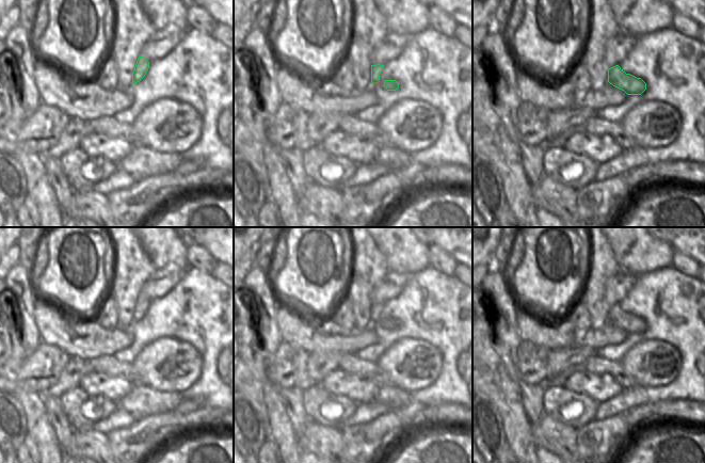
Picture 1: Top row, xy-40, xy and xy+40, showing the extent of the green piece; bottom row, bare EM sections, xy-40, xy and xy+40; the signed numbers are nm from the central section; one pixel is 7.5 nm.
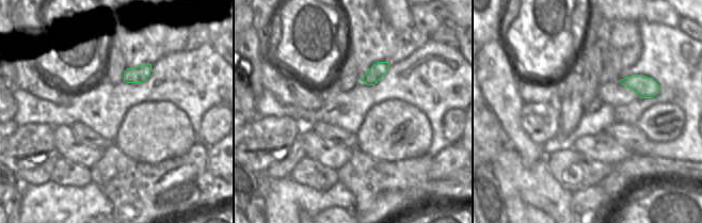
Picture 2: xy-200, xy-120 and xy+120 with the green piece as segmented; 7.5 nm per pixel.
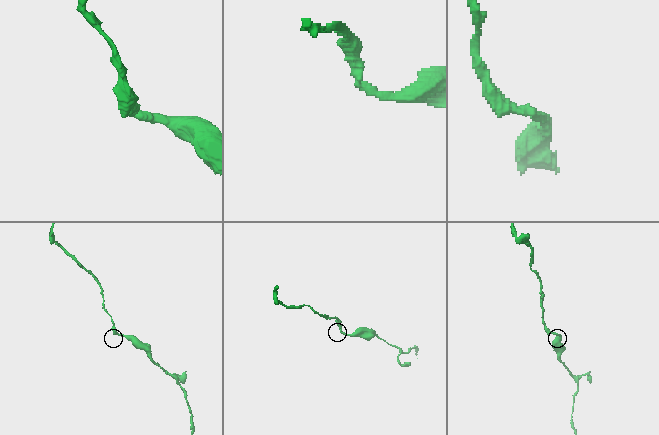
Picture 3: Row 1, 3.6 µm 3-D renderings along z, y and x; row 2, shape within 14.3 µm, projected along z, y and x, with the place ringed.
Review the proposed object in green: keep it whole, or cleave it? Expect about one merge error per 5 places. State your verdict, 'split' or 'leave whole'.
leave whole

